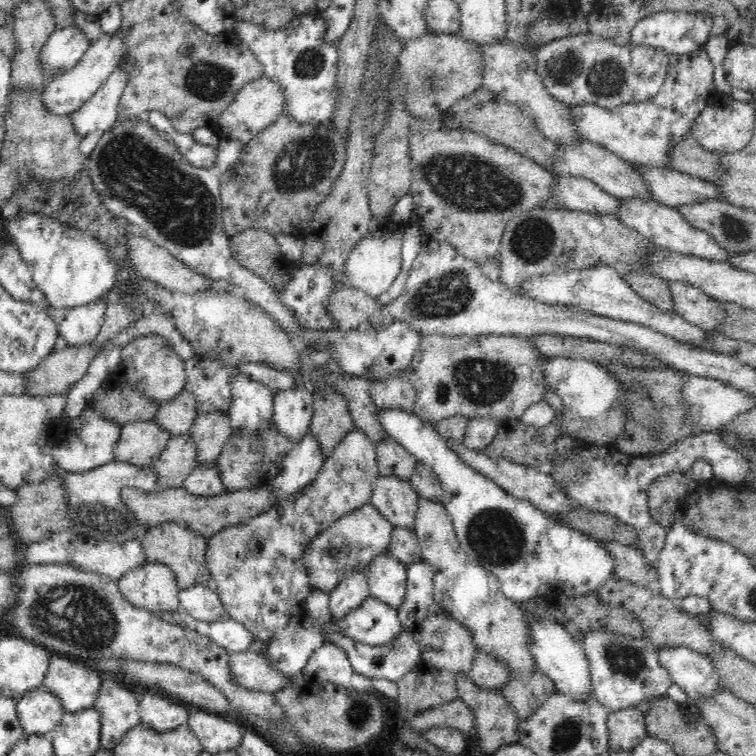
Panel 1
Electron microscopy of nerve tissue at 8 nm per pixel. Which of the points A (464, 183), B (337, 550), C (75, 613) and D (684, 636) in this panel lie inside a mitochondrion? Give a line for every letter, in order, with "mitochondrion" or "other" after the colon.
A: mitochondrion
B: mitochondrion
C: mitochondrion
D: other

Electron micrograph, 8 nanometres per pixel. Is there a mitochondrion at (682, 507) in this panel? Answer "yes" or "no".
no

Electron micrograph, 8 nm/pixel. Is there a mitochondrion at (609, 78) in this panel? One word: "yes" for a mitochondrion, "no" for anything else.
yes

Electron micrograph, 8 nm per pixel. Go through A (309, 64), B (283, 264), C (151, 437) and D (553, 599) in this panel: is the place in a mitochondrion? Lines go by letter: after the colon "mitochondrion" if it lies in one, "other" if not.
A: mitochondrion
B: other
C: other
D: other

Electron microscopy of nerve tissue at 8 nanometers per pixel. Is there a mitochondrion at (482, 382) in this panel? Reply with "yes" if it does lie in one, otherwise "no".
yes

